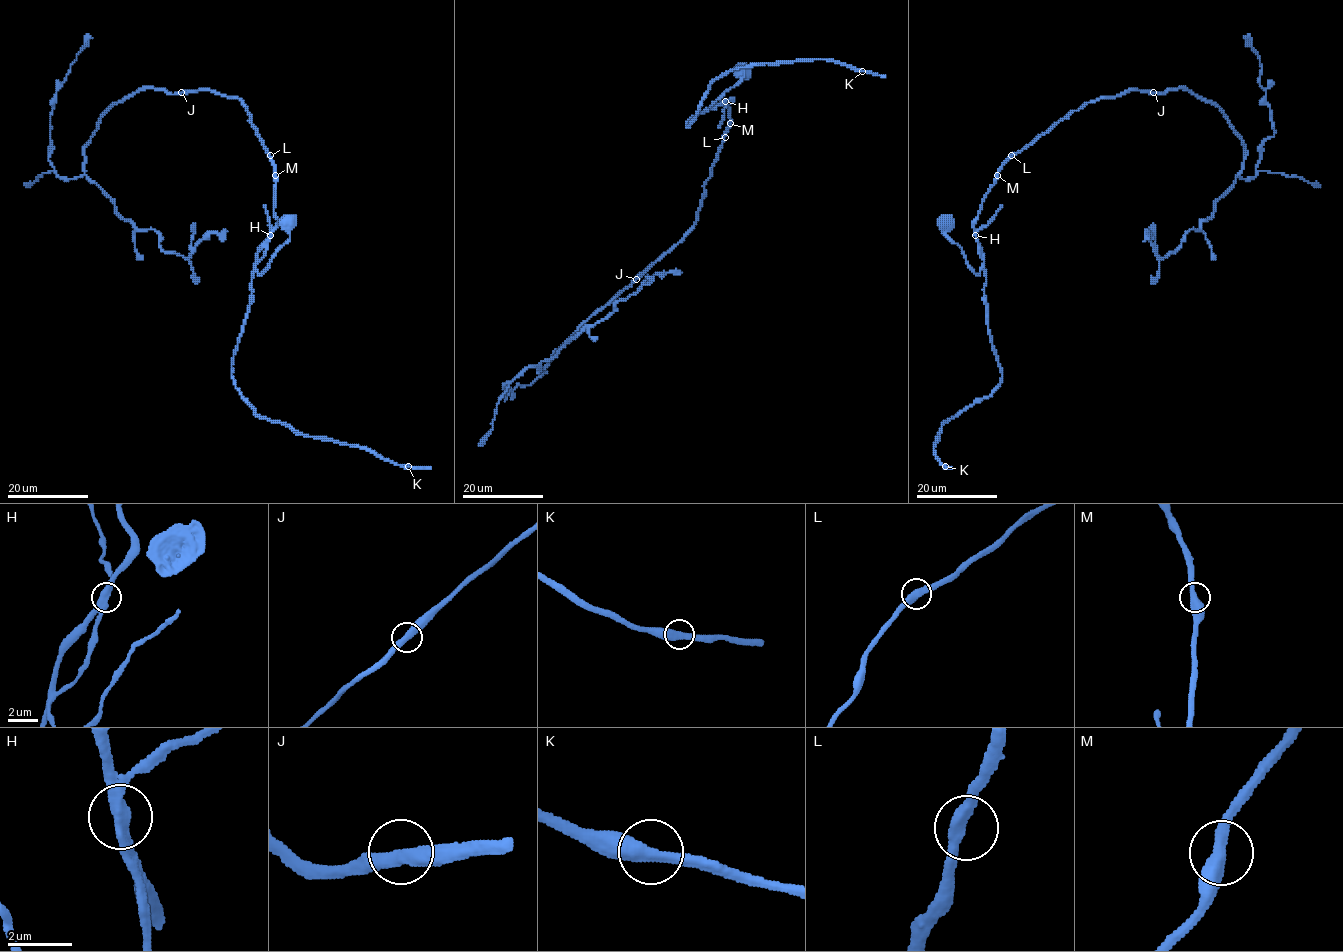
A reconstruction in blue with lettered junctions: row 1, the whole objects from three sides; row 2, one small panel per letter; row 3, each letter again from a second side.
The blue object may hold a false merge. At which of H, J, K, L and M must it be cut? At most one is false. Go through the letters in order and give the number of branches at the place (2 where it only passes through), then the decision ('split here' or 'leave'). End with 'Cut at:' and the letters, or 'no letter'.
H: 2 branches meet; split here
J: 2 branches meet; leave
K: 2 branches meet; leave
L: 2 branches meet; leave
M: 2 branches meet; leave
Cut at: H

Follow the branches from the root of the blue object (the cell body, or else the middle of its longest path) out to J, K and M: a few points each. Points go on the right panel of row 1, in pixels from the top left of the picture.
J: (943, 223), (943, 233), (978, 273), (983, 254), (974, 220), (998, 169), (1088, 103), (1132, 90), (1153, 92)
K: (943, 223), (967, 265), (984, 269), (1001, 373), (989, 396), (941, 426), (934, 453), (945, 466)
M: (943, 223), (943, 233), (961, 249), (967, 265), (978, 273), (983, 254), (976, 239), (974, 220), (997, 175)

